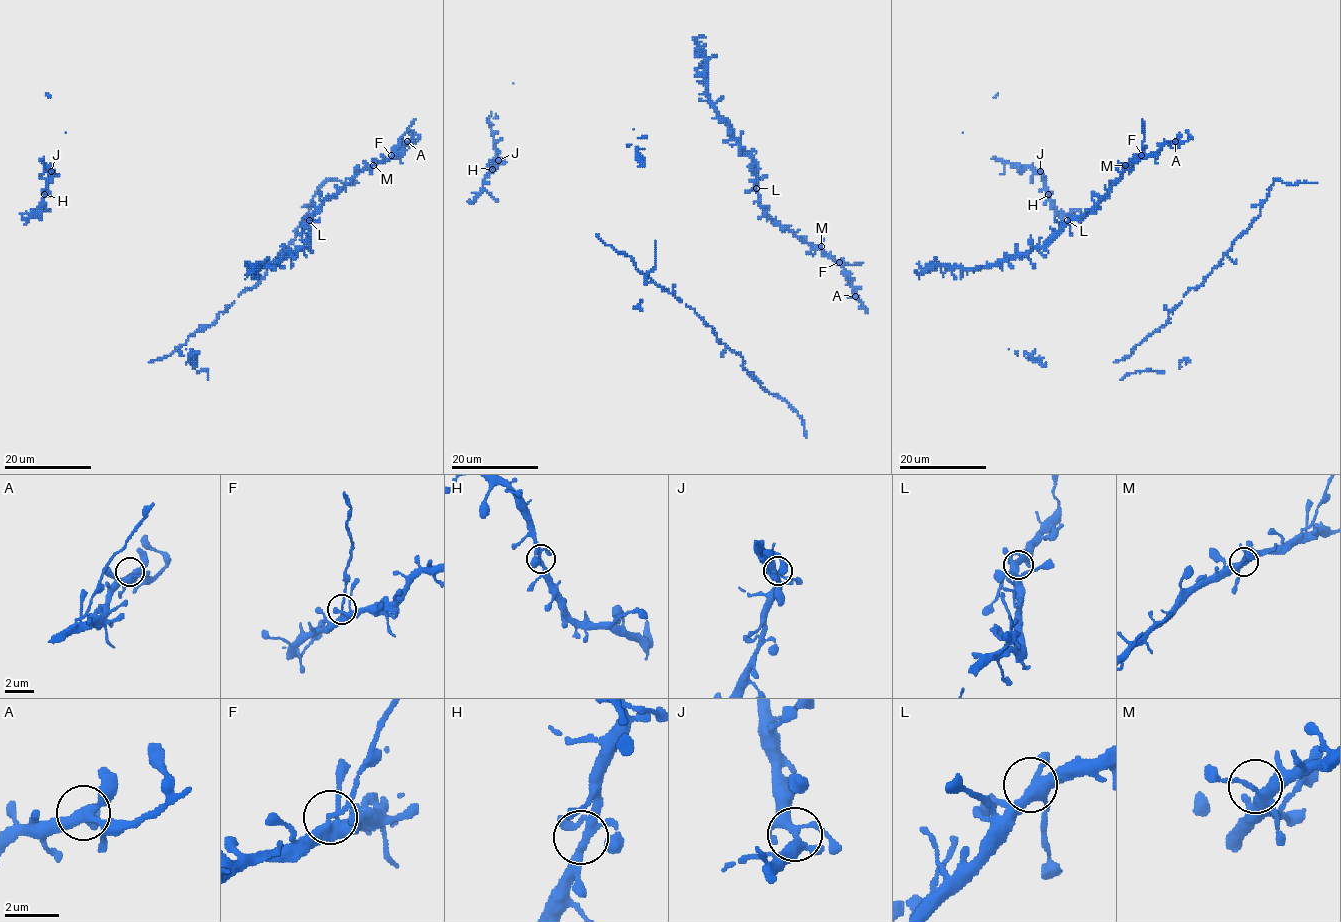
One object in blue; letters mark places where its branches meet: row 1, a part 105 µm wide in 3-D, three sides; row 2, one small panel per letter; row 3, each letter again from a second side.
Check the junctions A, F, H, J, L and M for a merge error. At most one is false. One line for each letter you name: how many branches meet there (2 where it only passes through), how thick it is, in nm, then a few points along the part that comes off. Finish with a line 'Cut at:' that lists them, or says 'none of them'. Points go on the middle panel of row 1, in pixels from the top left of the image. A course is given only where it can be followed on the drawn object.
F: branches 4; calibre 320 nm; course (838, 262), (862, 262)
Cut at: F

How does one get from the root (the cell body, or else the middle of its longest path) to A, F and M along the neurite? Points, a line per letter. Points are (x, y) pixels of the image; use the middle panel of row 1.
A: (745, 192), (753, 190), (757, 194), (761, 208), (775, 223), (832, 256), (843, 267), (855, 296)
F: (745, 192), (753, 190), (757, 194), (761, 208), (775, 223), (838, 262)
M: (745, 192), (753, 190), (757, 194), (761, 208), (775, 223), (812, 246), (821, 246)

